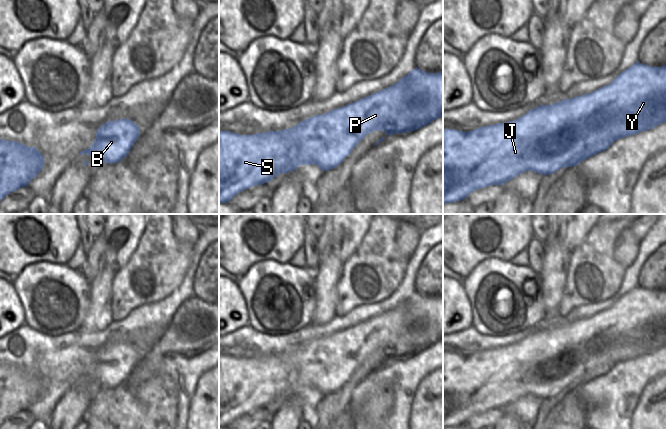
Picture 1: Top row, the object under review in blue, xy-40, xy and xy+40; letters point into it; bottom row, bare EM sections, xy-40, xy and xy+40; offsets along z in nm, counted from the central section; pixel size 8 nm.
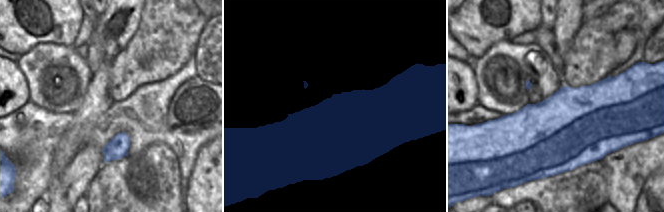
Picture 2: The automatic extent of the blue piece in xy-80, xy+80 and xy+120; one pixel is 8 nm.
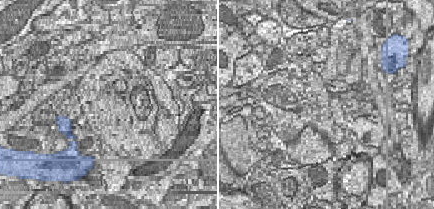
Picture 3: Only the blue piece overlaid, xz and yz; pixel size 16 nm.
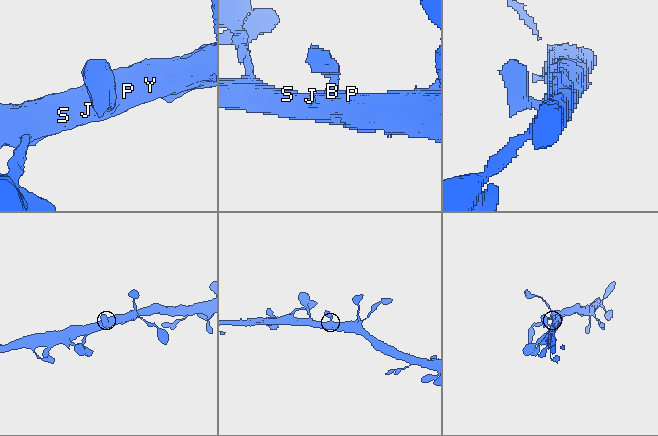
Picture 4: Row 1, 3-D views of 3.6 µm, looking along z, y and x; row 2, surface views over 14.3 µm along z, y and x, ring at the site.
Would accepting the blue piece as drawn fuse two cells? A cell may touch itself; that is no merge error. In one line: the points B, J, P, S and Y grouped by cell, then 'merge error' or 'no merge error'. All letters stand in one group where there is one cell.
groups B J P S Y; no merge error

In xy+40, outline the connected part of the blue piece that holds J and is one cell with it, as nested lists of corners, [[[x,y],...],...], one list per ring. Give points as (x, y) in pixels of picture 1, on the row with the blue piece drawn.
[[[638,61],[620,73],[609,85],[605,85],[585,95],[579,95],[571,99],[563,99],[551,105],[539,105],[513,121],[487,125],[467,132],[457,131],[455,129],[443,129],[443,204],[466,199],[473,191],[489,185],[503,185],[525,171],[533,171],[541,175],[549,175],[563,167],[573,167],[578,165],[581,161],[601,151],[605,151],[617,139],[653,129],[657,125],[665,122],[667,122],[667,65],[651,67],[649,65],[643,65]]]

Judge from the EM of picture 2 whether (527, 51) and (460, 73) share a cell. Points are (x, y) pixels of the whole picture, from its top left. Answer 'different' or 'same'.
different

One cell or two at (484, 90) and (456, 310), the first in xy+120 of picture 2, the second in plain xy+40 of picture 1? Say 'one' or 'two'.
two

